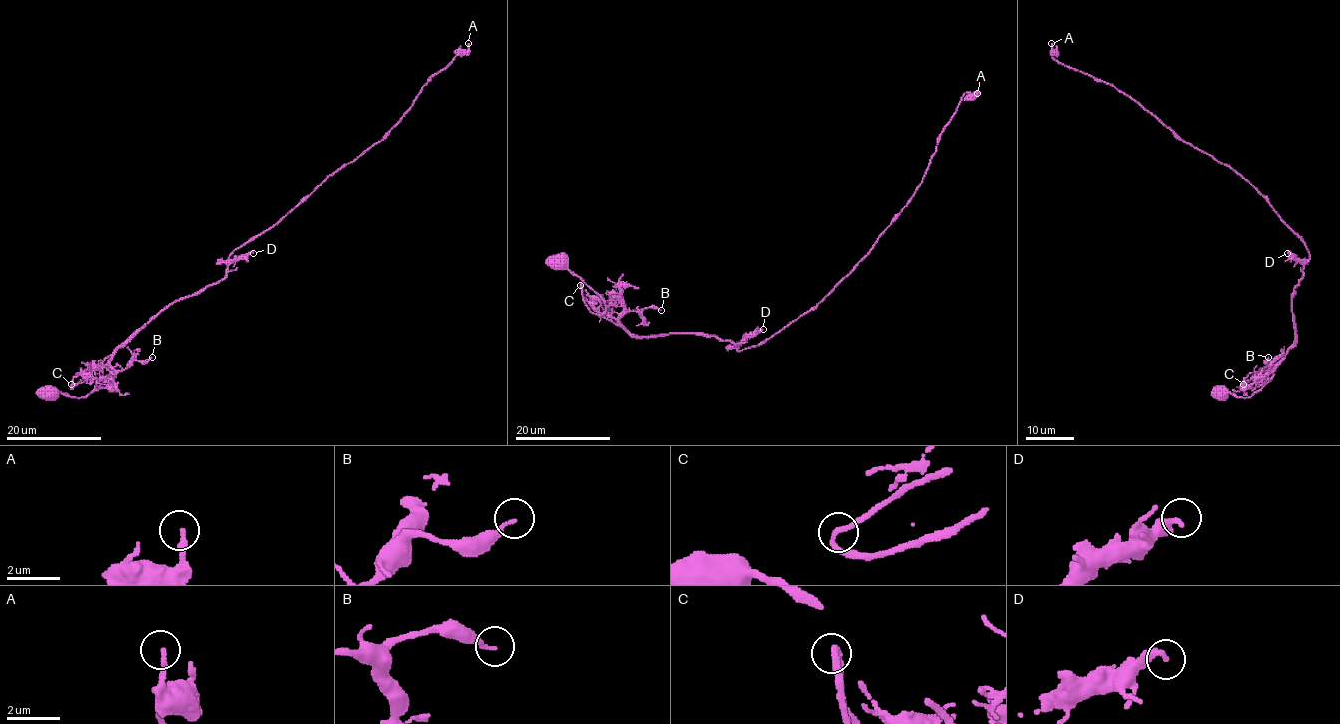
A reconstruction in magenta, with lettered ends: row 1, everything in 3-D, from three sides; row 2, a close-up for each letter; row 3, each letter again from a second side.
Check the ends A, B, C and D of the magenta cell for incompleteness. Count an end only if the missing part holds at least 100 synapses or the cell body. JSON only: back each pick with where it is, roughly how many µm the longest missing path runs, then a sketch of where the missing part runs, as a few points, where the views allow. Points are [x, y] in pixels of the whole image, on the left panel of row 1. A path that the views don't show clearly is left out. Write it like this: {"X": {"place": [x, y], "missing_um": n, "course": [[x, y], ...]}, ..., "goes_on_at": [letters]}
{"goes_on_at": []}

